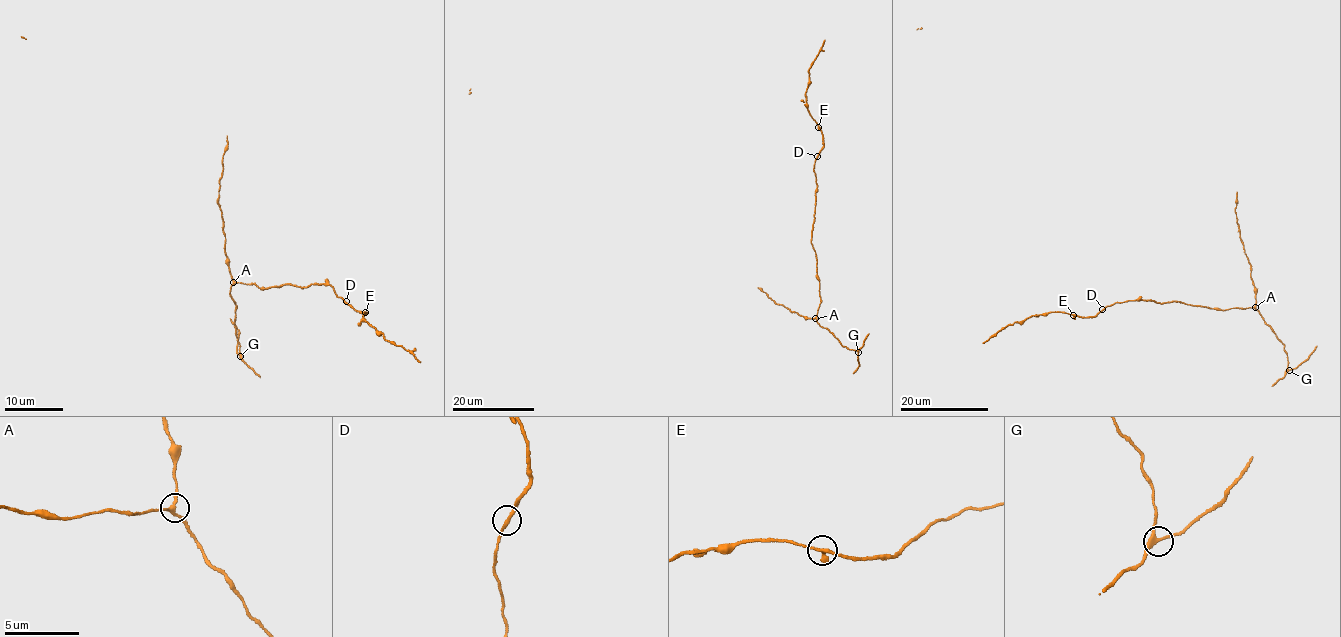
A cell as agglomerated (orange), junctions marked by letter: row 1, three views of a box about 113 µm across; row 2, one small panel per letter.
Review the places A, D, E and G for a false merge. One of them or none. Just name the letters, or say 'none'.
none

